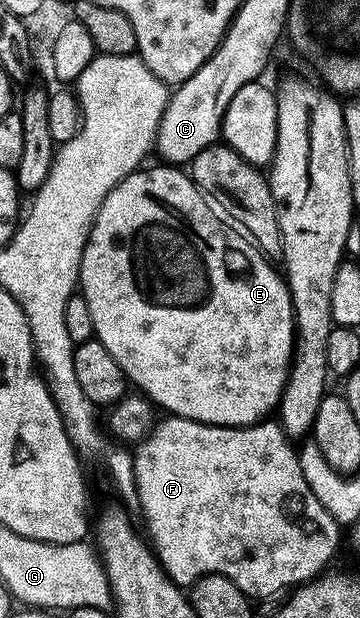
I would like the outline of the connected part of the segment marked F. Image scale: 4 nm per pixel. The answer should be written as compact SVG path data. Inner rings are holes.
M164 417L155 424L147 436L139 440L132 457L134 481L136 482L135 502L140 503L140 511L144 514L144 523L148 526L148 535L151 546L154 548L160 566L167 573L168 578L177 585L195 584L196 580L203 579L205 575L221 575L234 585L243 595L253 600L264 599L267 595L276 595L283 587L295 588L297 585L311 583L313 579L325 574L329 570L328 562L336 555L336 546L340 543L341 524L336 522L331 513L314 497L310 485L306 485L306 477L302 477L302 465L297 448L291 447L290 436L284 432L283 427L276 421L261 421L251 427L216 427L212 423L199 423L193 419L179 417Z

